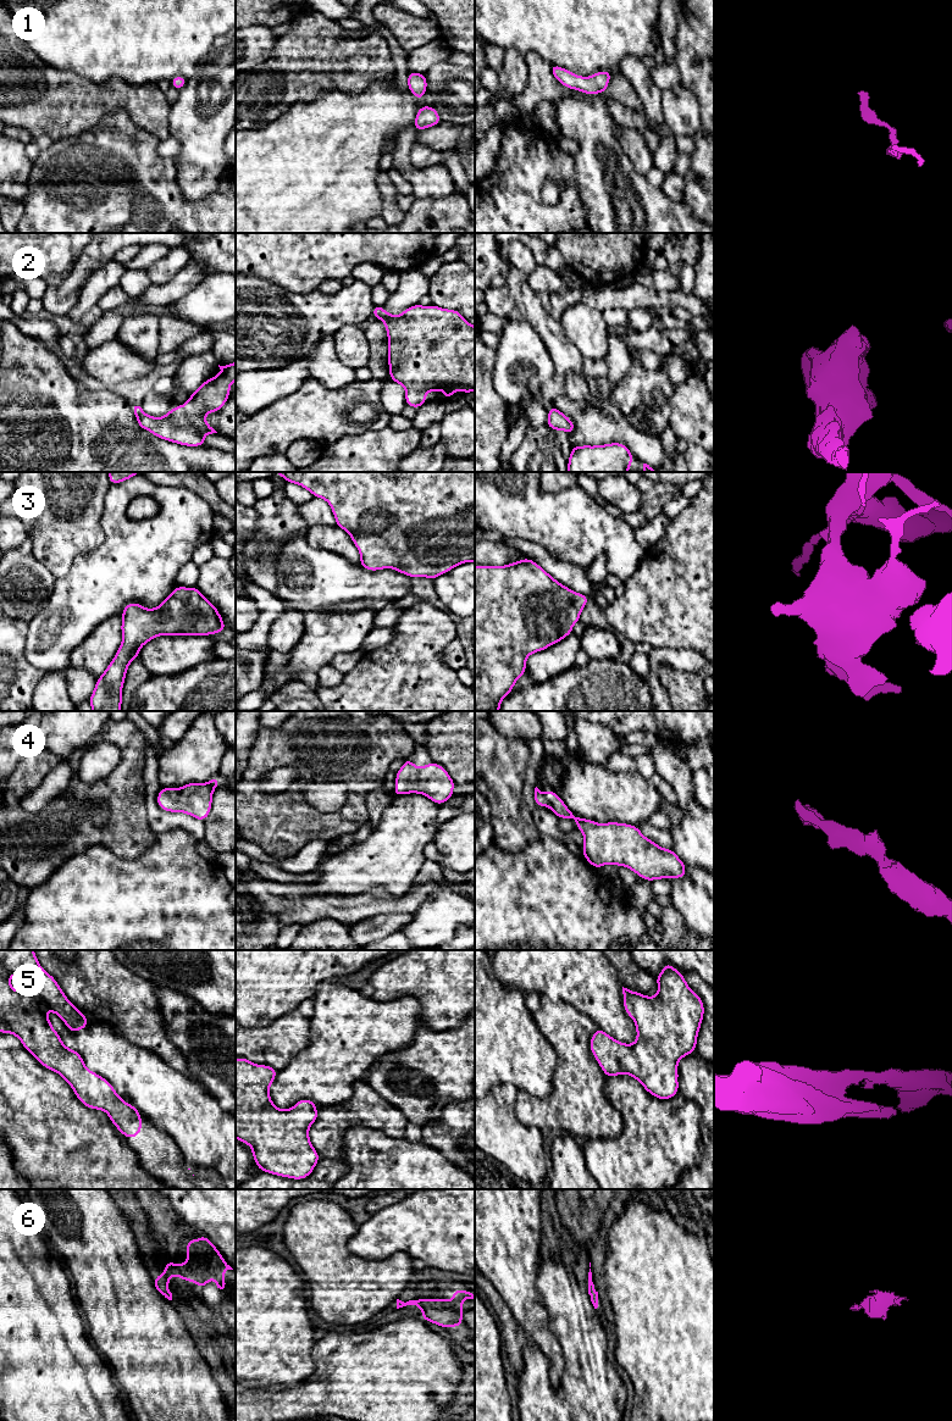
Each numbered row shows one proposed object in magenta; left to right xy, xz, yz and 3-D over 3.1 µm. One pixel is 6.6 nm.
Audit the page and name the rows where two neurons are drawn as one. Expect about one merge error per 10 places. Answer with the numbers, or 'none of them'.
none of them

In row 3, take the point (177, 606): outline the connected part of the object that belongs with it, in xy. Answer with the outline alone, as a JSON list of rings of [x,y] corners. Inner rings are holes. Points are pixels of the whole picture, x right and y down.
[[[177,585],[155,609],[128,603],[121,615],[122,643],[89,698],[92,711],[121,711],[129,664],[144,644],[159,635],[210,635],[228,627],[198,587]]]

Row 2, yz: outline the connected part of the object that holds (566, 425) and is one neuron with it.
[[[558,407],[548,409],[548,420],[547,426],[554,431],[565,431],[568,434],[571,434],[575,431],[575,424],[572,421],[560,412]]]

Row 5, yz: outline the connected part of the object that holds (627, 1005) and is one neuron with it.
[[[669,962],[655,979],[655,997],[622,987],[624,1010],[636,1026],[635,1043],[625,1044],[597,1028],[590,1050],[607,1077],[630,1075],[649,1094],[666,1100],[679,1093],[679,1061],[696,1051],[704,1004]]]

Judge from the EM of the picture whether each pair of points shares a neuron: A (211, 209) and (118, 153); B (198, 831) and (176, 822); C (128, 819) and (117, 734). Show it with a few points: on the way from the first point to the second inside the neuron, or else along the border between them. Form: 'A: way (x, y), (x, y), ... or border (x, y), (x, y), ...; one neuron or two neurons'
A: way (188, 209), (176, 209), (142, 175); one neuron
B: way (193, 826), (181, 822); one neuron
C: way (128, 798), (128, 755); one neuron

